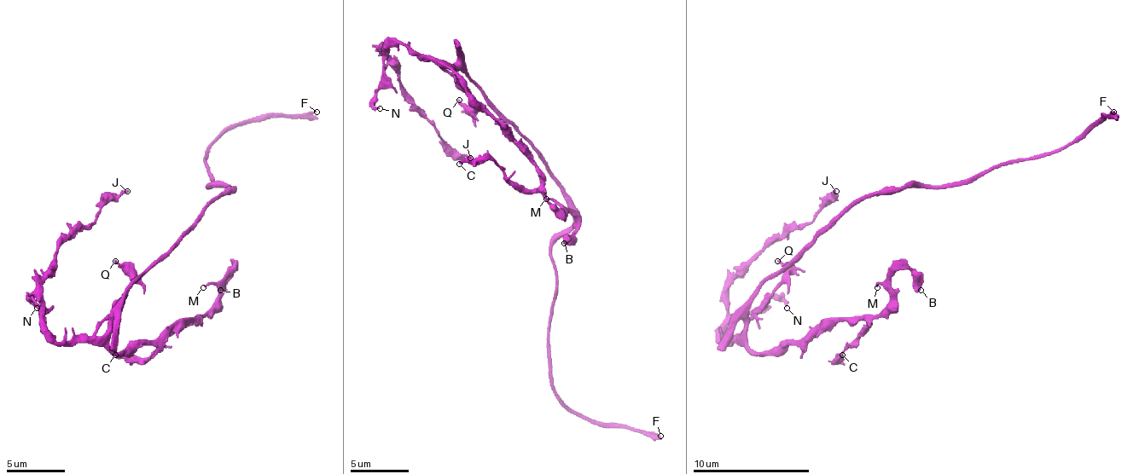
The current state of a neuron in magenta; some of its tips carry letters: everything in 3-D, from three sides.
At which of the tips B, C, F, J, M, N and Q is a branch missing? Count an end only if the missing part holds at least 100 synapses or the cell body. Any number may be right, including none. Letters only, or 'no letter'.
F

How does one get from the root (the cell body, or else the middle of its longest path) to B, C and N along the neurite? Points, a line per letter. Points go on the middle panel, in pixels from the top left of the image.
B: (526, 137), (462, 71), (453, 67), (459, 82), (535, 167), (540, 193), (576, 219), (578, 231), (564, 243)
C: (526, 137), (453, 67), (459, 82), (535, 167), (540, 184), (520, 190), (488, 158), (459, 164)
N: (526, 137), (462, 71), (418, 59), (403, 44), (394, 44), (383, 59), (383, 88), (374, 106), (380, 108)

